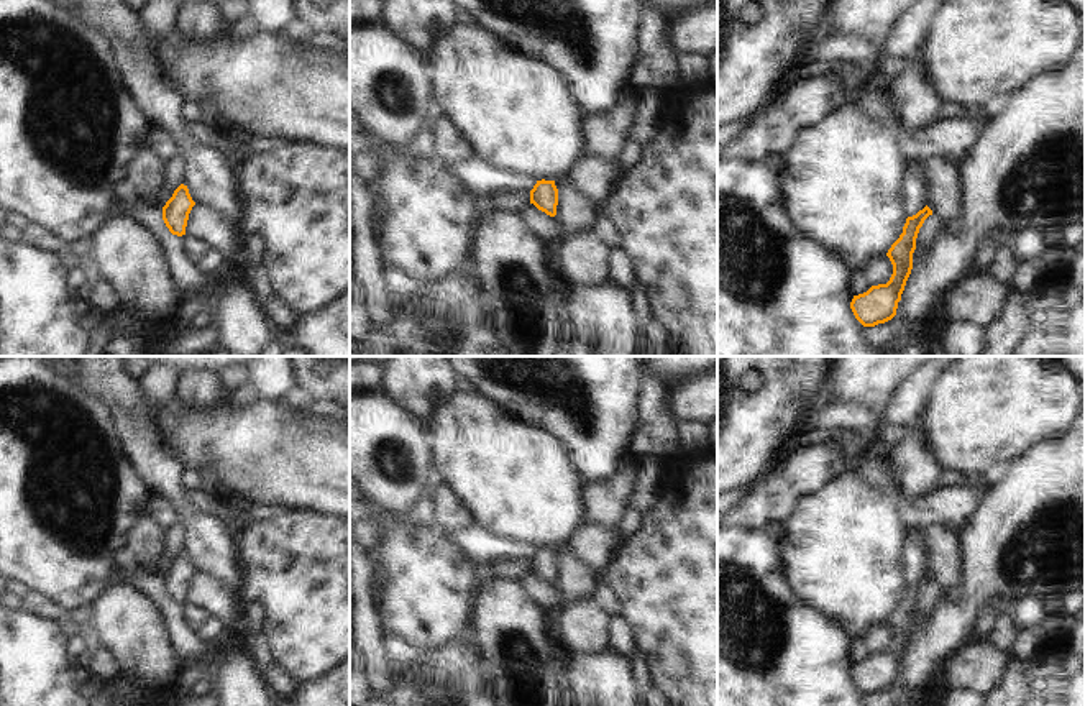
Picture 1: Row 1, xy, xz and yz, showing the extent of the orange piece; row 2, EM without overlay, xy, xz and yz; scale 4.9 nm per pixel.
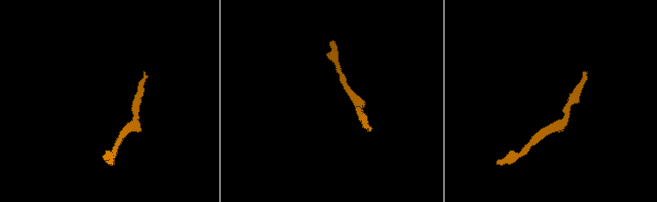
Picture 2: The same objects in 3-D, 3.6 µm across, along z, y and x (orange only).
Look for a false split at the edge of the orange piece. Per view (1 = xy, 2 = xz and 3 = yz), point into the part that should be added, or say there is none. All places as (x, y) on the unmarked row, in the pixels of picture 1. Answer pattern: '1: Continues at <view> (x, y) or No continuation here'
1: No continuation here
2: No continuation here
3: No continuation here.

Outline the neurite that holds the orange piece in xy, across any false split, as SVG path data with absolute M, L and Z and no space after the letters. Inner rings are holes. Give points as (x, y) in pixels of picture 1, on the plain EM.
M181 552L163 575L163 588L172 603L185 603L189 581L194 573L195 570L189 562L187 553Z

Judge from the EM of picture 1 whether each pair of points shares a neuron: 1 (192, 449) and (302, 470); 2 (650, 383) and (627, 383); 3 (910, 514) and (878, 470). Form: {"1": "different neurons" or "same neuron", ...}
{"1": "same neuron", "2": "different neurons", "3": "same neuron"}

